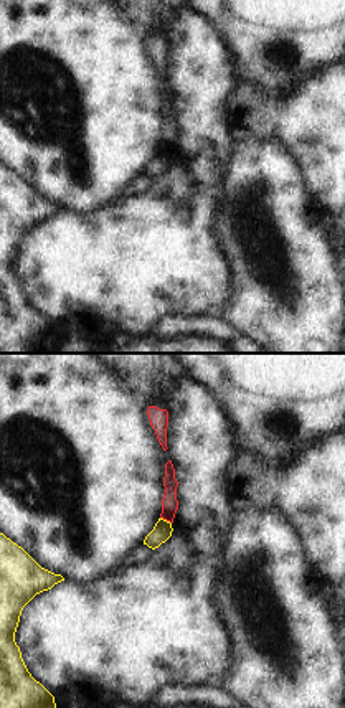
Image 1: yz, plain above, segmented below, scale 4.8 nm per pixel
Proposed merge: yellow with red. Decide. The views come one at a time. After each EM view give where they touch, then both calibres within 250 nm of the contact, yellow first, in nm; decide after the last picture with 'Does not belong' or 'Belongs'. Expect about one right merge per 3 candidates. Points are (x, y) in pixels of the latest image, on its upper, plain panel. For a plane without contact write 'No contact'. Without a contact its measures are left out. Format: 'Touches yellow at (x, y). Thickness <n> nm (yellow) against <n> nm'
Touches yellow at (165, 151). Thickness 90 nm (yellow) against 80 nm

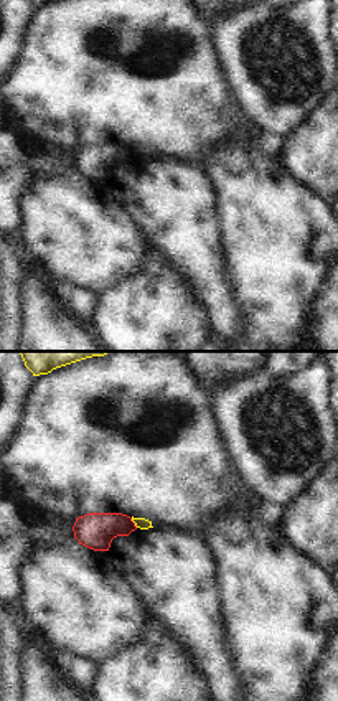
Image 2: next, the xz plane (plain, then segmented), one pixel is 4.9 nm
Touches yellow at (134, 152). Thickness 60 nm (yellow) against 180 nm

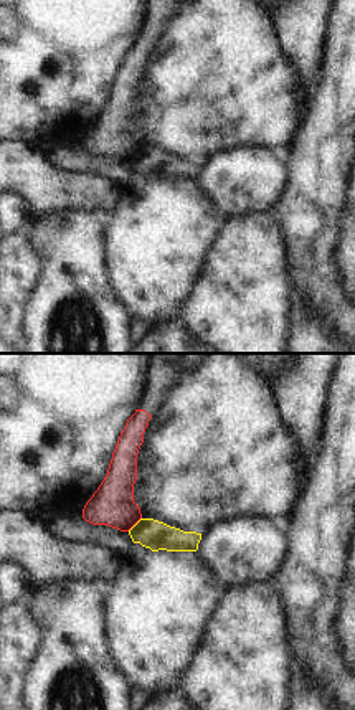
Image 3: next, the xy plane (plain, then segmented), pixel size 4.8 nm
Touches yellow at (136, 154). Thickness 140 nm (yellow) against 220 nm

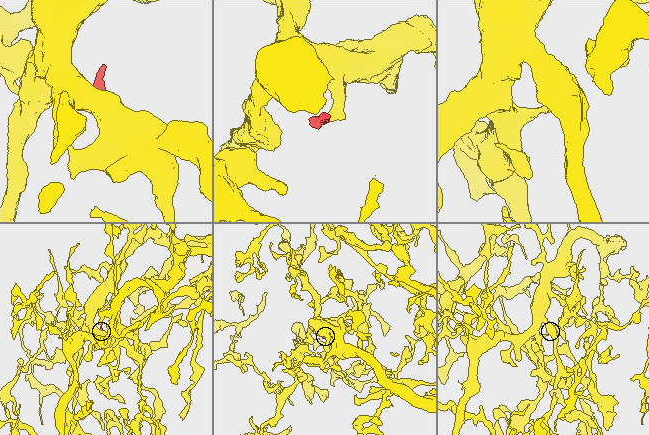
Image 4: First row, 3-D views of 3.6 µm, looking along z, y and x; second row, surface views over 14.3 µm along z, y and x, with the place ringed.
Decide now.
Does not belong

